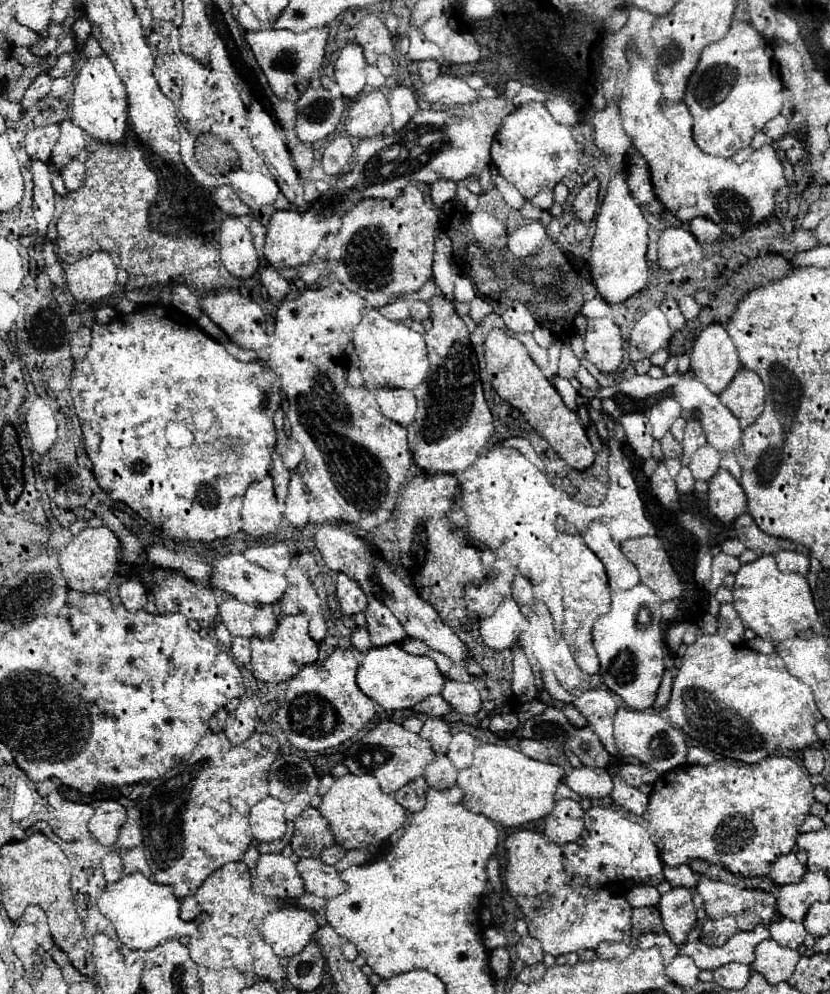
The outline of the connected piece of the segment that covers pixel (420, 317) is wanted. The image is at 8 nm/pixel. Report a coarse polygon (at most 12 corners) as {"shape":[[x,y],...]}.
{"shape":[[422,301],[410,303],[410,319],[424,321],[428,305]]}

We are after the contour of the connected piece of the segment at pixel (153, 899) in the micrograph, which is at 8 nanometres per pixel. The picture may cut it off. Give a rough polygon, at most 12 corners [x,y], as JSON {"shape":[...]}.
{"shape":[[132,873],[106,885],[98,909],[136,951],[196,937],[172,887]]}

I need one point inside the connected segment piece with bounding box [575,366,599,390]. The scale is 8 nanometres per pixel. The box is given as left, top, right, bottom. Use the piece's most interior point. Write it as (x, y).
(586, 380)

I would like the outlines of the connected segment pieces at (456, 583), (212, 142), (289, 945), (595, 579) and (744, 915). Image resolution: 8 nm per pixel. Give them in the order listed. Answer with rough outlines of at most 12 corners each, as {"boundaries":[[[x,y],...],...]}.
{"boundaries":[[[454,473],[418,475],[396,519],[416,593],[486,655],[464,587],[482,583]],[[216,135],[196,137],[196,163],[208,175],[240,165],[230,143]],[[286,905],[264,917],[260,933],[278,957],[312,939],[316,915]],[[582,535],[552,551],[564,589],[564,637],[578,667],[598,673],[594,623],[610,611],[604,563]],[[700,875],[710,919],[736,915],[738,929],[778,919],[774,895]]]}

